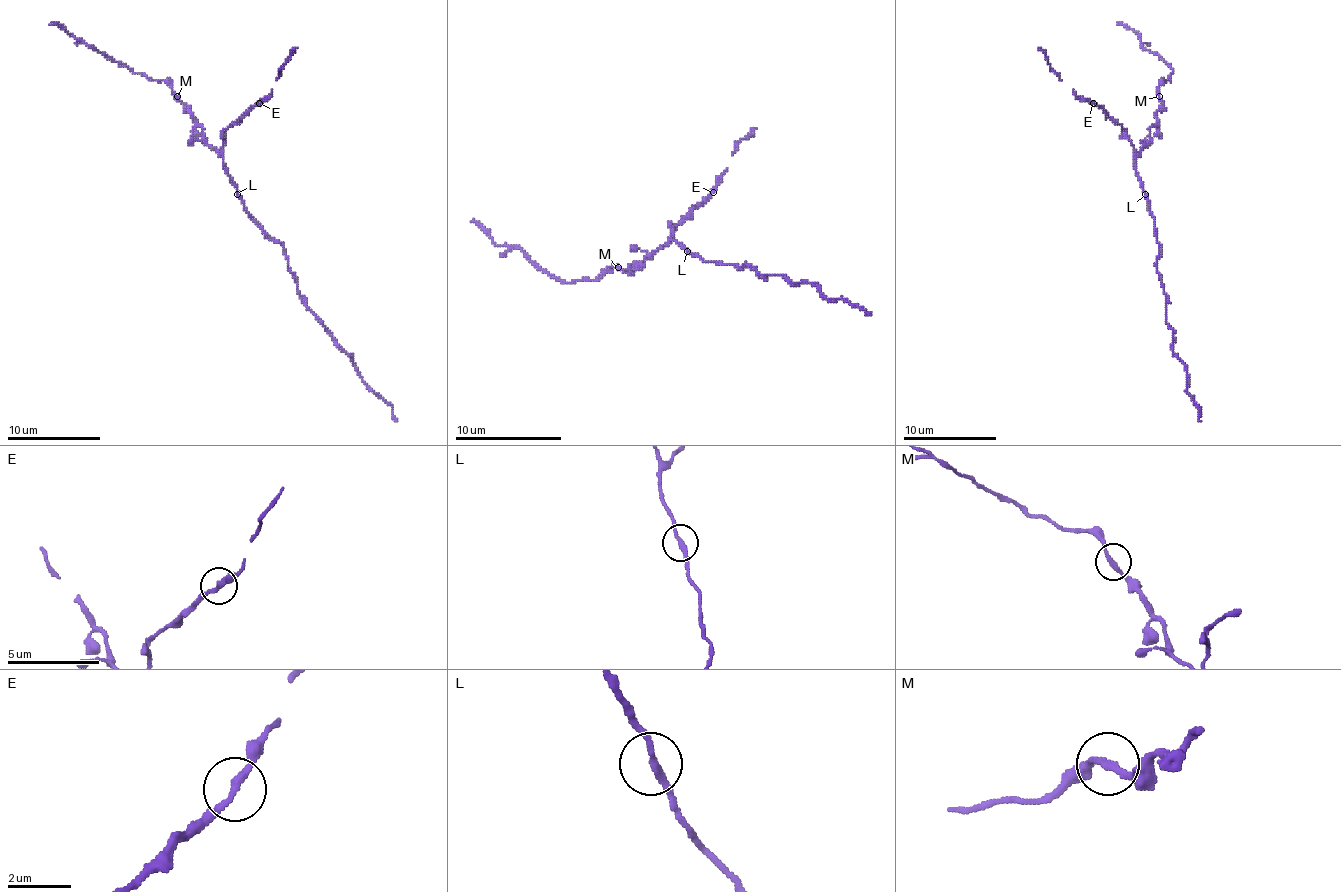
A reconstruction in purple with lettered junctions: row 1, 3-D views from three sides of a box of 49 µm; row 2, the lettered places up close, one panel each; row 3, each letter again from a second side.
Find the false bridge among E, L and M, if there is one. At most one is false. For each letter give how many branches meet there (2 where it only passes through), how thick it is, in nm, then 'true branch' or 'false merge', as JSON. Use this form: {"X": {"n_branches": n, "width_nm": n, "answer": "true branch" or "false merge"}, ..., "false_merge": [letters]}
{"E": {"n_branches": 2, "width_nm": 200, "answer": "true branch"}, "L": {"n_branches": 2, "width_nm": 220, "answer": "true branch"}, "M": {"n_branches": 2, "width_nm": 200, "answer": "true branch"}, "false_merge": []}

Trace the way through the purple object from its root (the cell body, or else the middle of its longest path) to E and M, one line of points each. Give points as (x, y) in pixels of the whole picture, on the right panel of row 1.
E: (1145, 191), (1136, 173), (1133, 145), (1126, 131), (1094, 103)
M: (1145, 191), (1136, 173), (1136, 157), (1150, 143), (1150, 129), (1157, 122), (1157, 110), (1161, 106), (1159, 96)

